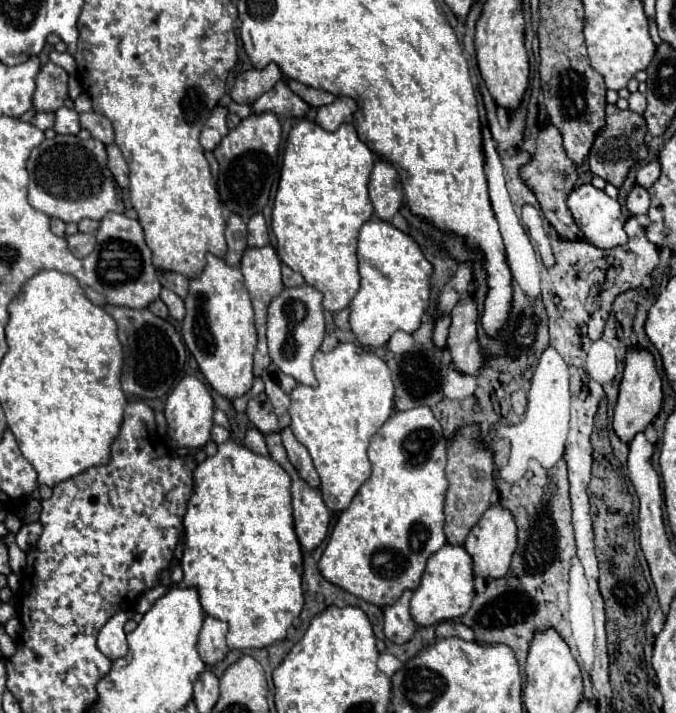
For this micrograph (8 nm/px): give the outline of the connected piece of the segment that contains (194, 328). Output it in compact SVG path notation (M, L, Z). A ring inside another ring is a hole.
M209 254L203 274L189 282L185 308L187 314L181 334L205 380L217 394L229 400L247 394L253 386L253 352L257 346L257 332L253 324L251 298L243 284L241 270L227 266L225 260Z

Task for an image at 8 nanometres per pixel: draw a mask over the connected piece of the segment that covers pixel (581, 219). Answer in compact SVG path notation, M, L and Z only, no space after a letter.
M583 184L569 194L567 206L569 206L569 210L575 218L575 224L579 226L583 238L587 242L591 242L593 246L609 250L609 248L615 248L615 246L623 246L627 242L627 234L623 230L625 220L619 220L621 218L621 206L619 206L617 200L609 198L603 190L597 190L591 184Z

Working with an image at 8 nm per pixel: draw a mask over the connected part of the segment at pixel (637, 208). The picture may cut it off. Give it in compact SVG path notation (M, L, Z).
M635 186L631 190L631 194L627 196L627 210L631 214L635 214L635 216L637 214L647 214L647 210L649 210L649 194L647 194L645 188Z

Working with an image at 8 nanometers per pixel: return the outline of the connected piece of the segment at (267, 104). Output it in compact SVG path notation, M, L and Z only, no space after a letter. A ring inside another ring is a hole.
M279 80L275 88L265 92L253 102L253 112L263 114L263 112L273 112L279 118L301 118L309 110L309 106L287 88L285 80Z

